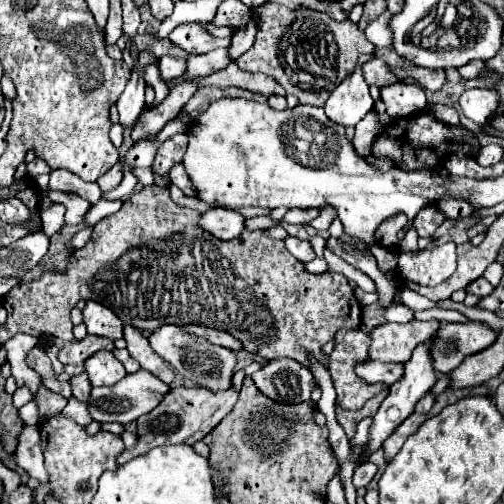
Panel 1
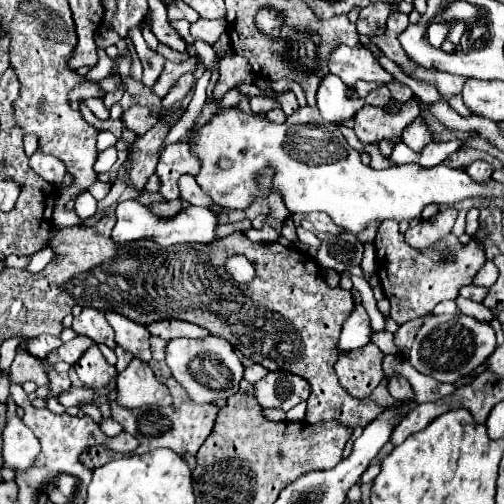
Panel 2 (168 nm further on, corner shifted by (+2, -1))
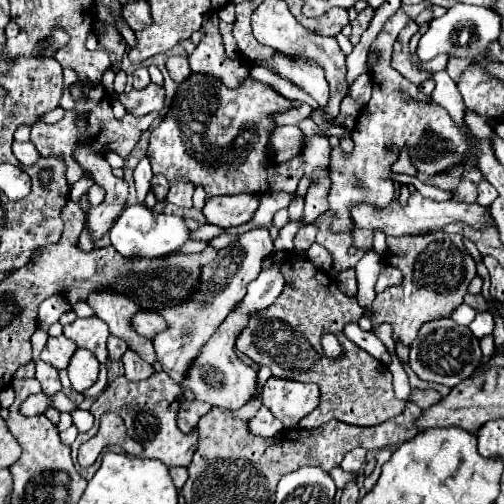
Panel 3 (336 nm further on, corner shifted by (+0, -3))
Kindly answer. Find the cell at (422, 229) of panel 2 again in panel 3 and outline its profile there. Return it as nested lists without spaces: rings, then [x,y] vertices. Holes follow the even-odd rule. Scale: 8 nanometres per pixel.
[[[419,192],[409,196],[409,204],[405,208],[399,206],[399,202],[391,202],[387,208],[377,210],[373,206],[361,204],[359,208],[353,208],[353,218],[359,224],[359,228],[365,230],[383,230],[385,234],[391,236],[425,236],[429,232],[437,232],[445,228],[449,222],[475,222],[475,228],[483,226],[489,218],[485,216],[485,210],[479,204],[467,204],[467,202],[457,202],[455,198],[447,202],[435,202],[431,198],[423,198]]]

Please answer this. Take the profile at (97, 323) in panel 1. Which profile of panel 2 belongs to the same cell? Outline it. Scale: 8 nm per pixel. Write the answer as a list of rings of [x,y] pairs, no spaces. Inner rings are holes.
[[[83,308],[79,316],[73,318],[71,328],[79,334],[79,336],[87,336],[93,338],[93,342],[97,344],[105,344],[109,348],[115,348],[115,334],[113,328],[109,326],[109,322],[105,320],[105,314],[101,310],[95,308]]]

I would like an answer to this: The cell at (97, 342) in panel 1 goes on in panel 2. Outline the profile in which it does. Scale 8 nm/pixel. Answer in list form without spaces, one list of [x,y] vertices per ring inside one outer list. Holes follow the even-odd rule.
[[[75,336],[73,340],[63,342],[57,350],[49,352],[49,354],[47,354],[47,362],[49,362],[51,366],[57,364],[59,360],[61,360],[61,362],[67,362],[67,364],[75,364],[77,358],[81,358],[81,354],[83,354],[89,346],[93,346],[93,340],[89,340],[89,338],[85,338],[85,336]]]

